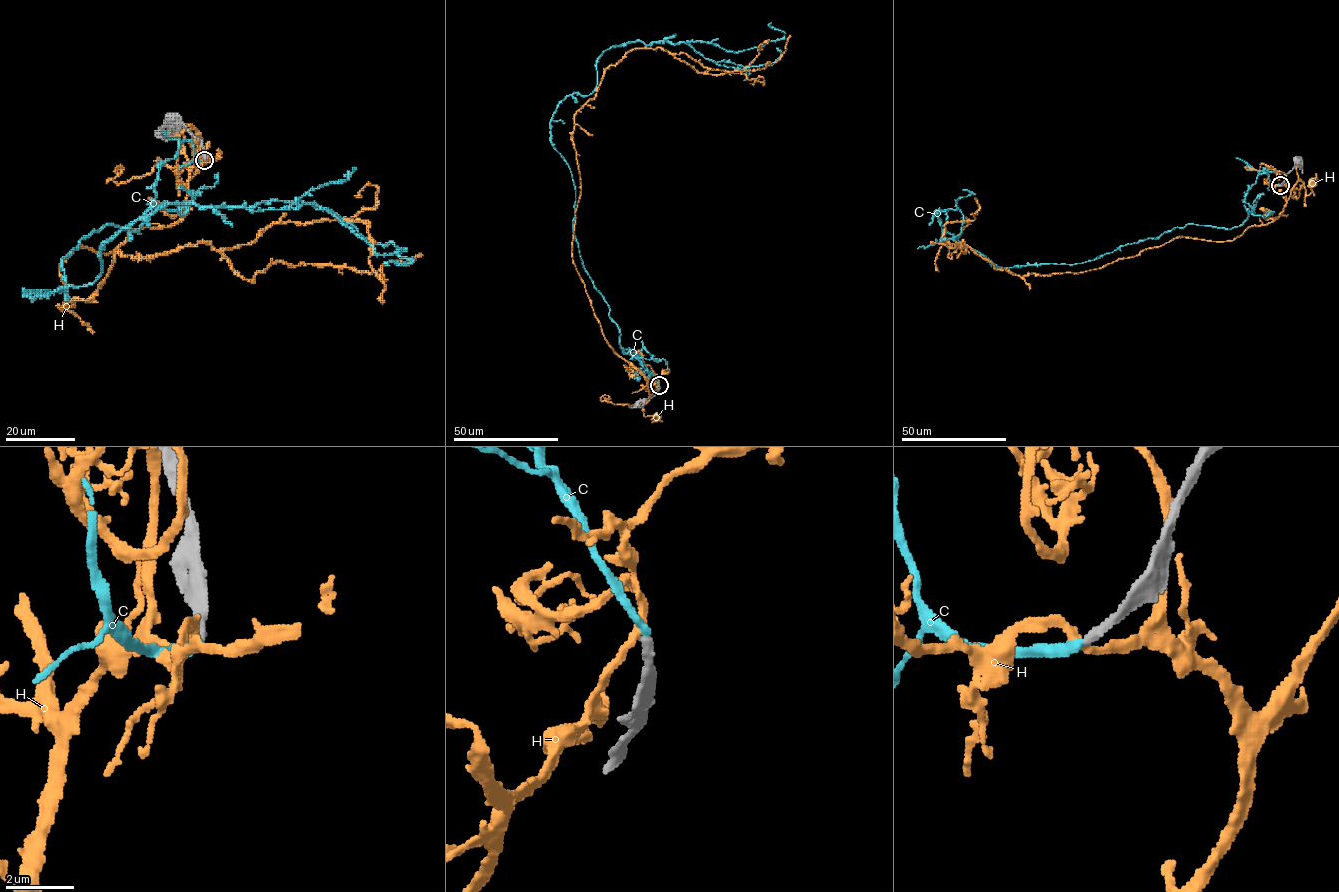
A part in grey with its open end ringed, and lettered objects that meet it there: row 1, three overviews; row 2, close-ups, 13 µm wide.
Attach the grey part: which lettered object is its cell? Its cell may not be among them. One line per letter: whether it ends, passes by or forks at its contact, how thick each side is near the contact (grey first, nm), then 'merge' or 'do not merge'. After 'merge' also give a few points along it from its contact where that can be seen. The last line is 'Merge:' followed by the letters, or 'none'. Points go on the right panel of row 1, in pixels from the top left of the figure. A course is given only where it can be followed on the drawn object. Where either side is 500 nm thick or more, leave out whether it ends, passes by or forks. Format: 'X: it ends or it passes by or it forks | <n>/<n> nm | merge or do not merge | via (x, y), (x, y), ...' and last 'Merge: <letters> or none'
C: it ends | 280/260 nm | merge | via (1280, 185), (1259, 174), (1239, 225), (1187, 224), (1080, 263), (994, 267), (940, 210), (941, 239), (917, 249)
H: it passes by | 280/240 nm | do not merge
Merge: C

